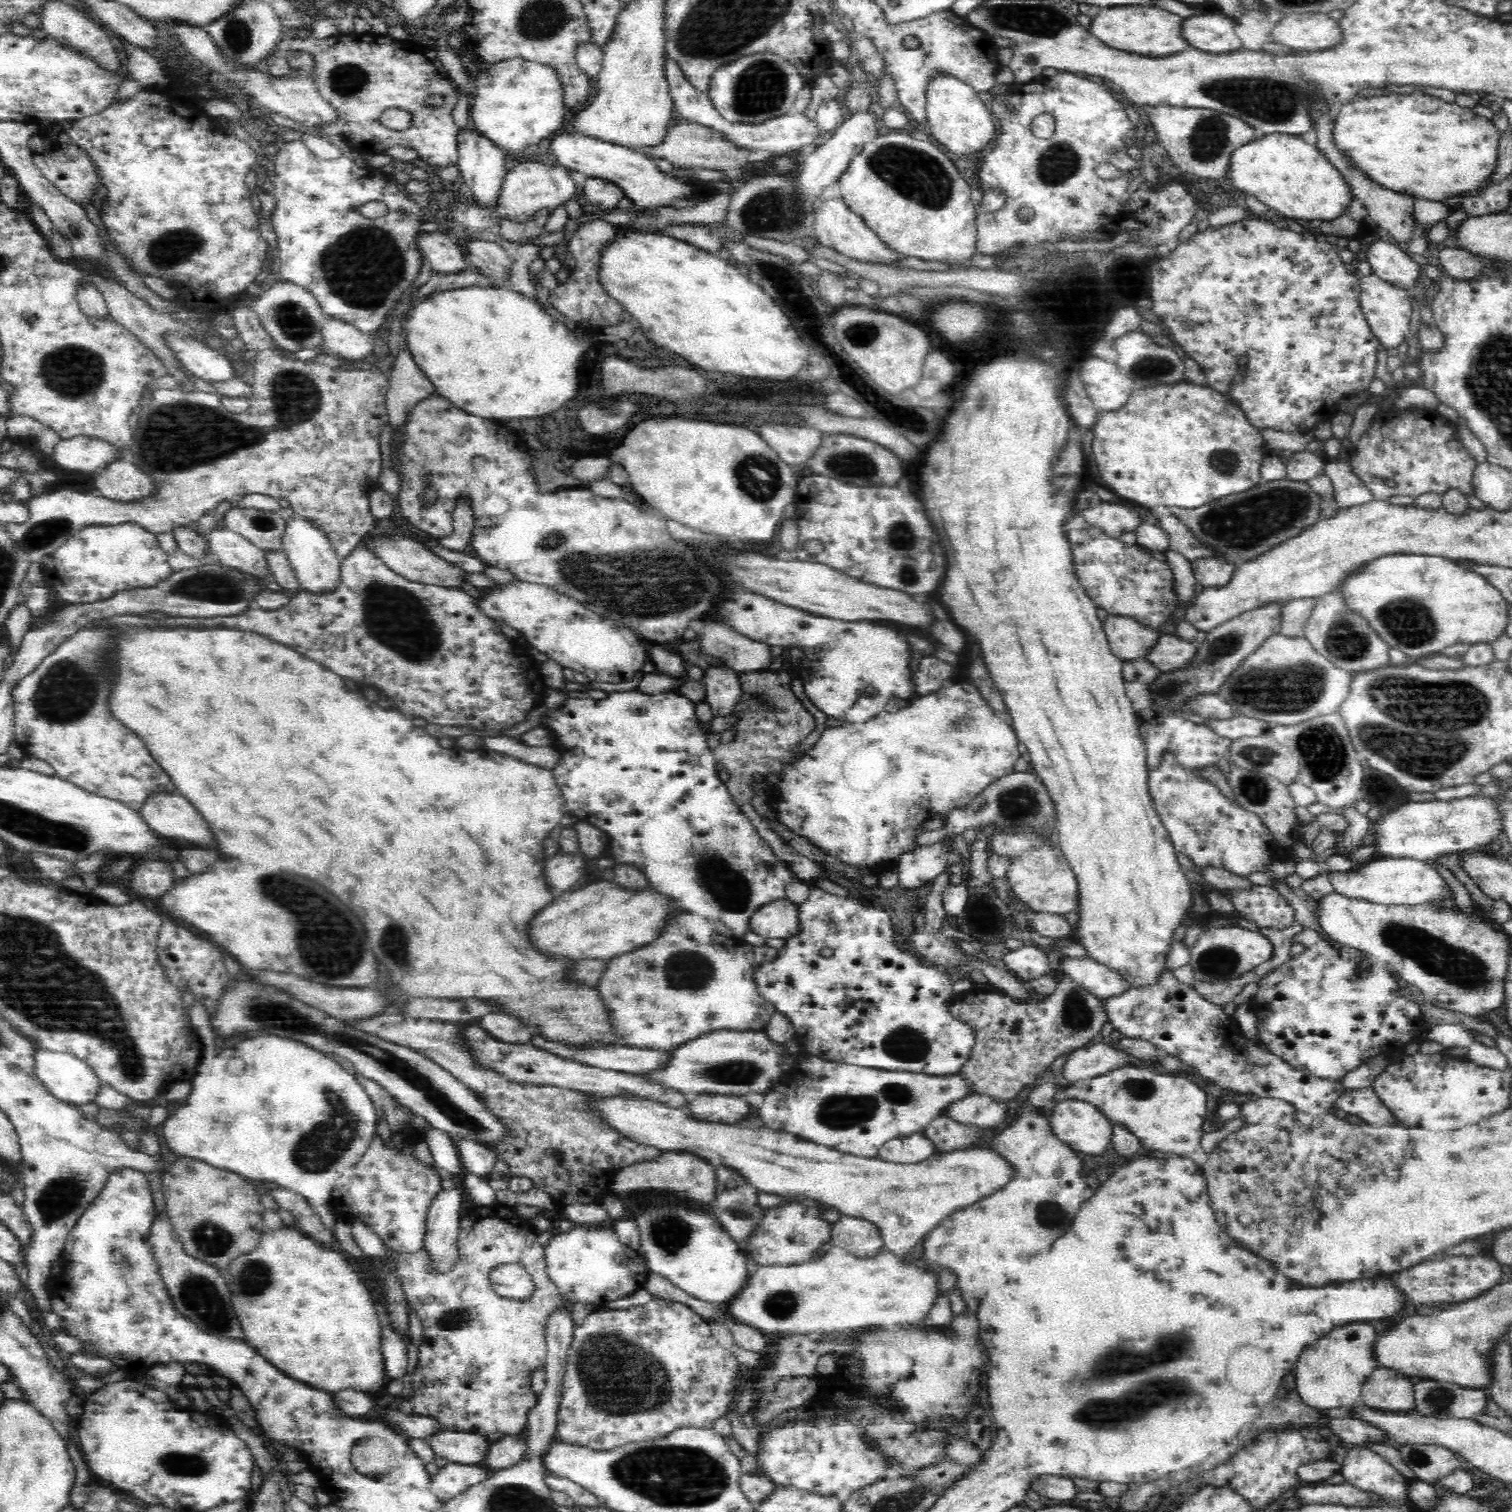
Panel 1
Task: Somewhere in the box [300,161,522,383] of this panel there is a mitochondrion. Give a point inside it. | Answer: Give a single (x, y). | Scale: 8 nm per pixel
(362, 267)

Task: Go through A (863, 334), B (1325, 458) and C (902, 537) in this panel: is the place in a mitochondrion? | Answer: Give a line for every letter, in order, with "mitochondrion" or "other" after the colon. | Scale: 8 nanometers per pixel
A: mitochondrion
B: other
C: mitochondrion

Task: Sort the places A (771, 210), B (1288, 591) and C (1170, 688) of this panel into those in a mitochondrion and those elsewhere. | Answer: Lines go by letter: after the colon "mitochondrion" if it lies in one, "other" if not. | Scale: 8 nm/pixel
A: mitochondrion
B: other
C: mitochondrion

